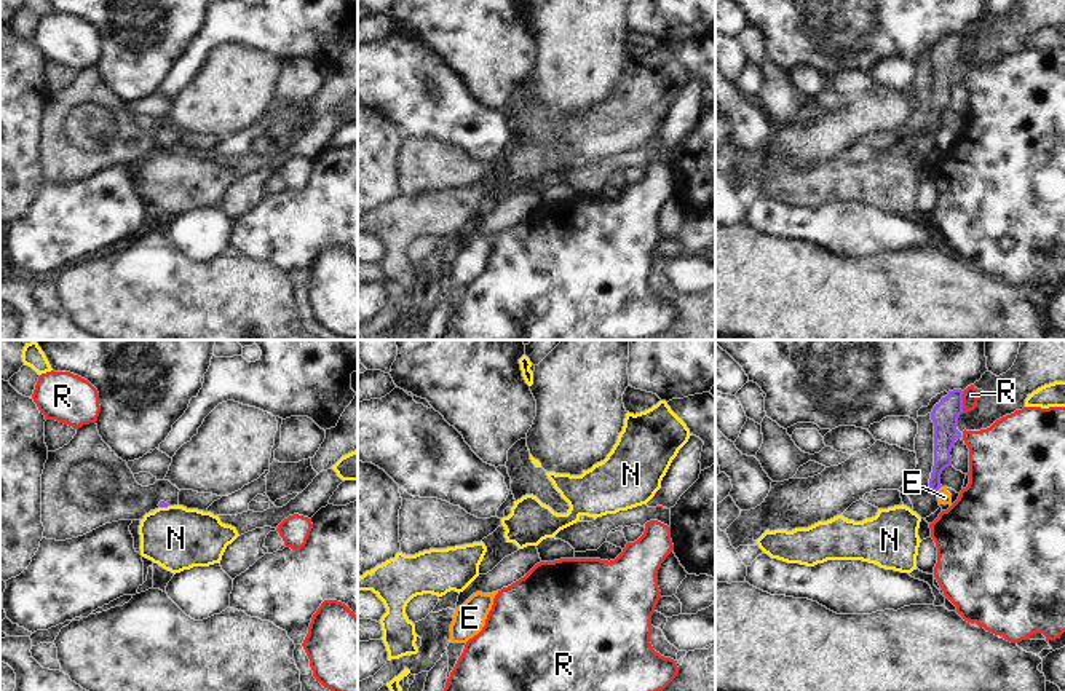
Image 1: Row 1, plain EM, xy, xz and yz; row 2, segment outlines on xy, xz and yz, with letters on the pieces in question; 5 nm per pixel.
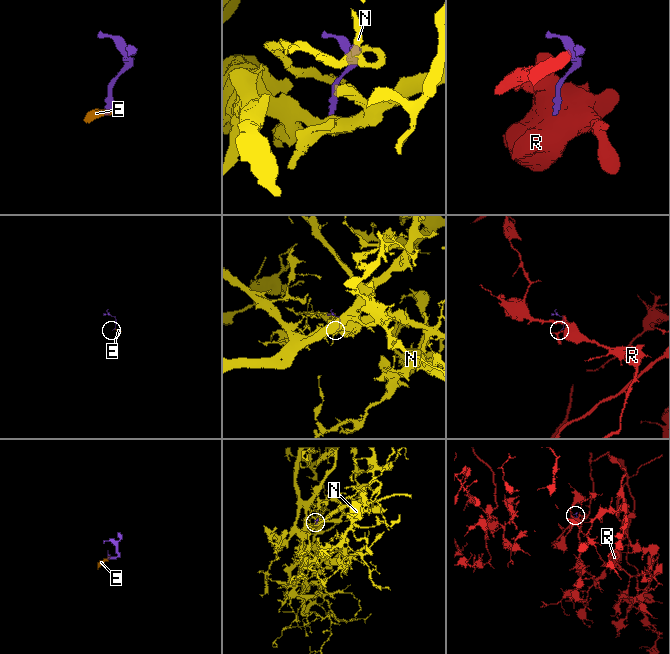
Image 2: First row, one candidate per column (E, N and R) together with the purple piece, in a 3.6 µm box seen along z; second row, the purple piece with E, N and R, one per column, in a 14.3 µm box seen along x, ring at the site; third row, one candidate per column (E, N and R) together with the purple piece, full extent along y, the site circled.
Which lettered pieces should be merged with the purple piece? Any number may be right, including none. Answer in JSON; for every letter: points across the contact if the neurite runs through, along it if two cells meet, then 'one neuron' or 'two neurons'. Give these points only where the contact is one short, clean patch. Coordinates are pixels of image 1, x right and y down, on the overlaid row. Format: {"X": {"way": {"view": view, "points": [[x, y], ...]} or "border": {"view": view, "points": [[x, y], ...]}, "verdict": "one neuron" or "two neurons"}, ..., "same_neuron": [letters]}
{"E": {"border": {"view": "yz", "points": [[941, 485], [936, 492]]}, "verdict": "two neurons"}, "N": {"border": {"view": "xy", "points": [[168, 505], [160, 508]]}, "verdict": "two neurons"}, "R": {"border": {"view": "yz", "points": [[962, 391], [963, 412]]}, "verdict": "two neurons"}, "same_neuron": []}

